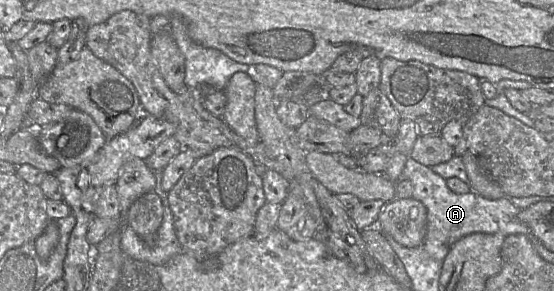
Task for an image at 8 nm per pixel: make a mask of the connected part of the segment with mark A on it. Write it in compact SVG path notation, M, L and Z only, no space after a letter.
M410 157L402 177L413 184L412 198L422 202L427 208L427 233L423 247L432 258L438 259L442 264L451 246L466 235L501 233L506 237L511 234L532 234L530 228L518 220L517 215L521 209L509 197L489 200L474 192L457 194L449 189L446 179Z

